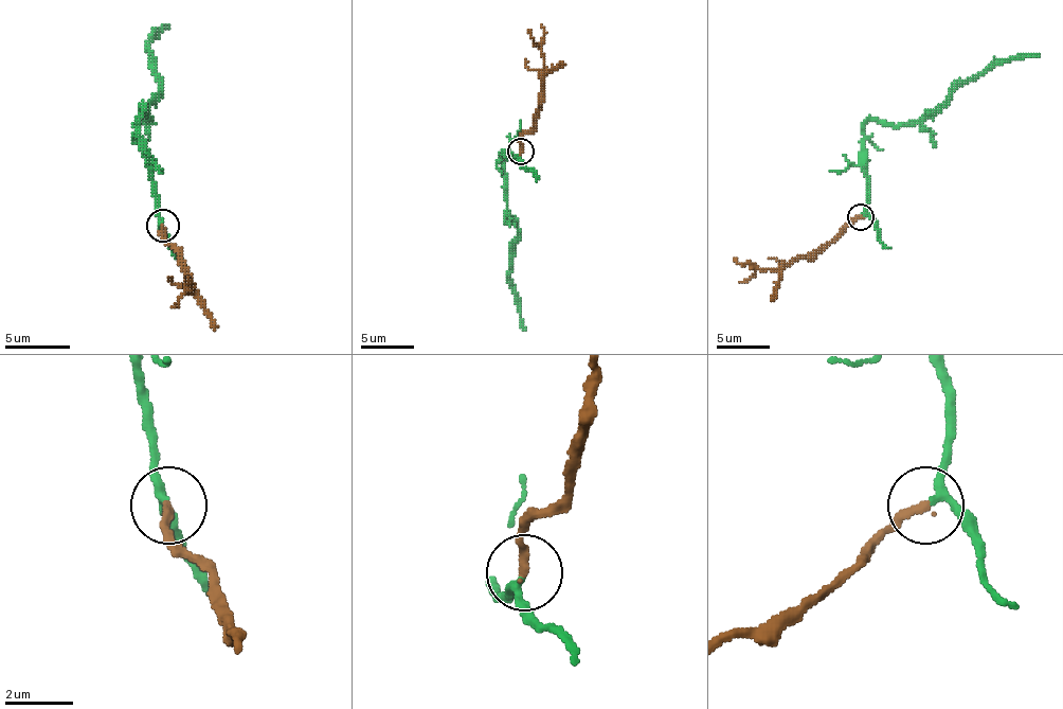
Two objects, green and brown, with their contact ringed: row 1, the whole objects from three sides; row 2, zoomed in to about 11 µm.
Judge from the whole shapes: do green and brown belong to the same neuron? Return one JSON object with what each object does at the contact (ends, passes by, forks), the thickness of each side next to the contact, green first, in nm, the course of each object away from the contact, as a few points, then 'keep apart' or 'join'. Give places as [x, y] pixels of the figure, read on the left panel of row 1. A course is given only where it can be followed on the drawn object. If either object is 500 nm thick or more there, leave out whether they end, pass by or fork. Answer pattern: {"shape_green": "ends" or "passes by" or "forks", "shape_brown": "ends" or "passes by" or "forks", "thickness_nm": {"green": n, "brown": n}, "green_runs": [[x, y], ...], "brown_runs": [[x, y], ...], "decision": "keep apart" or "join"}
{"shape_green": "passes by", "shape_brown": "ends", "thickness_nm": {"green": 200, "brown": 240}, "green_runs": [[162, 225], [139, 113], [142, 107], [145, 113], [159, 90], [149, 45], [168, 24]], "brown_runs": [[162, 225], [162, 238], [181, 258], [192, 290], [188, 290], [188, 278]], "decision": "join"}

